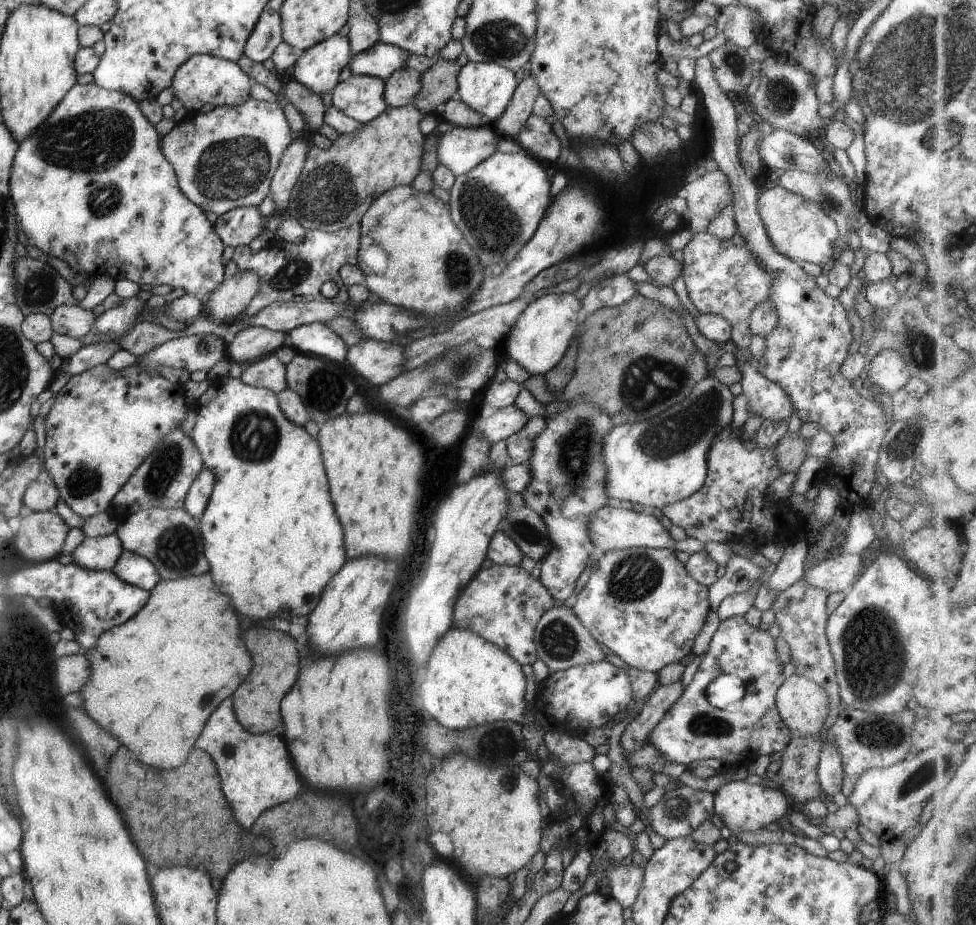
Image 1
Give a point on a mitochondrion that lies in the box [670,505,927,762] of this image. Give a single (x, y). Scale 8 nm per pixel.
(873, 655)

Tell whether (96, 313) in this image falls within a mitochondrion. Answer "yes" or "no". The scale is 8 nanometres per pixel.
no

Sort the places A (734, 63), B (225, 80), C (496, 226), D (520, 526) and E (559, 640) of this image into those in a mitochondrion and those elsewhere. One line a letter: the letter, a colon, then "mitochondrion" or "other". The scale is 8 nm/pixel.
A: mitochondrion
B: other
C: mitochondrion
D: mitochondrion
E: mitochondrion

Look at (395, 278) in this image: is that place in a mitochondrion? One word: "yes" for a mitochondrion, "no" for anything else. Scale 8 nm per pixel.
no

